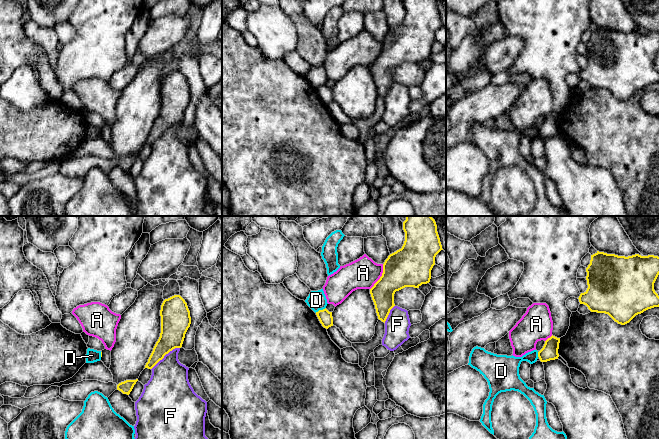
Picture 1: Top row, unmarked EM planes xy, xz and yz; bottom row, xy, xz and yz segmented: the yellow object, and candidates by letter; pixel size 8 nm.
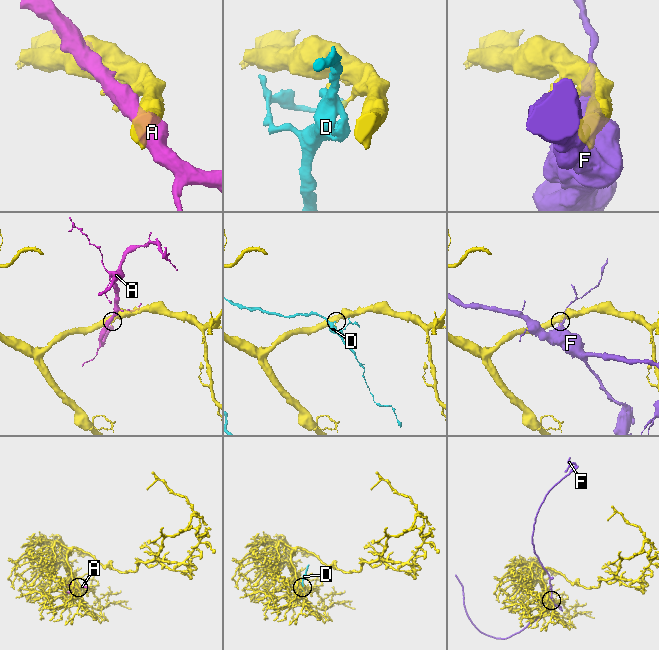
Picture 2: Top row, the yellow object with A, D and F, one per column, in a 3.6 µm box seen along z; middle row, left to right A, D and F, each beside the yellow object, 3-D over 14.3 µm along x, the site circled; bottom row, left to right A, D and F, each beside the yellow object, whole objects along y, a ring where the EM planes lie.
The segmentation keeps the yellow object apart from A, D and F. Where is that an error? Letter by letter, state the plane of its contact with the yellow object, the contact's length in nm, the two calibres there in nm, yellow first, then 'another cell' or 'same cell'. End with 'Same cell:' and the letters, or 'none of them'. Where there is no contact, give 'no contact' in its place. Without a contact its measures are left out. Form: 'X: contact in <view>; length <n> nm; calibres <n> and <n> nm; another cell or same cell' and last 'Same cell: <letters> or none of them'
A: contact in xz; length 240 nm; calibres 320 and 240 nm; another cell
D: contact in xz; length 100 nm; calibres 110 and 150 nm; another cell
F: contact in xy; length 300 nm; calibres 220 and 320 nm; another cell
Same cell: none of them

